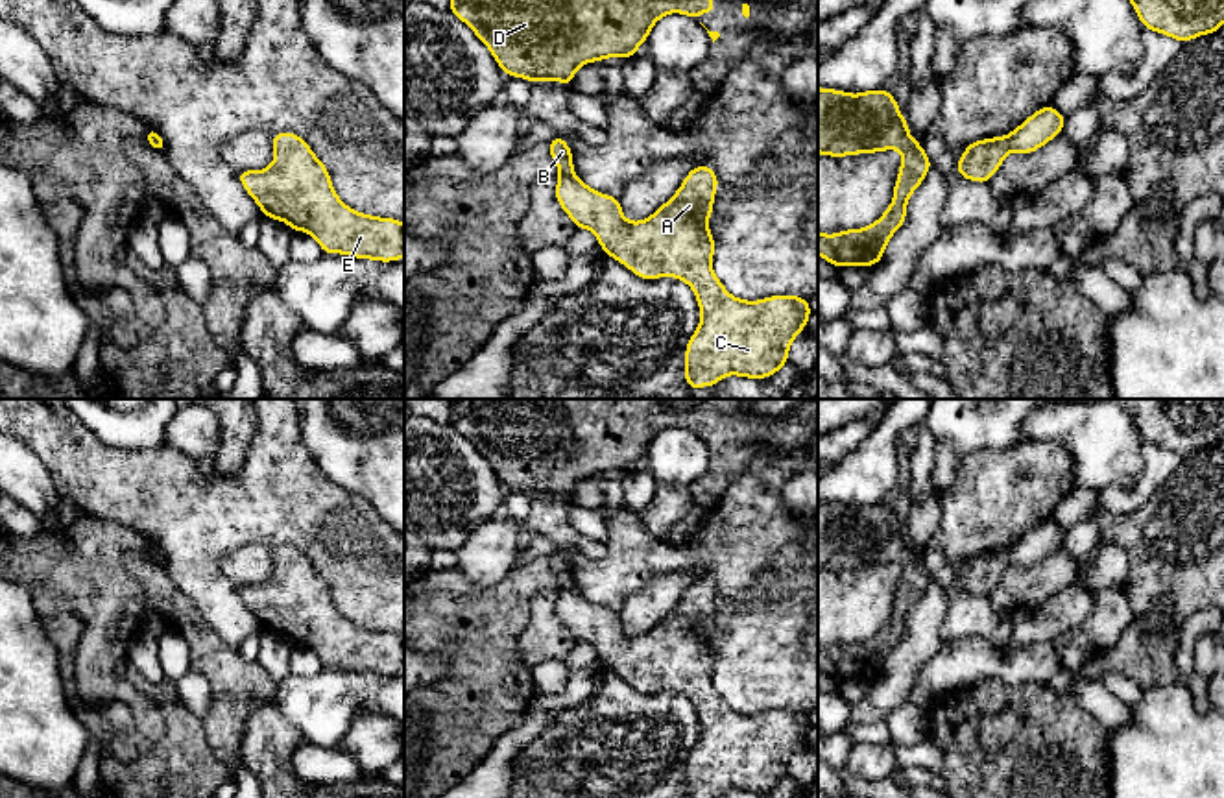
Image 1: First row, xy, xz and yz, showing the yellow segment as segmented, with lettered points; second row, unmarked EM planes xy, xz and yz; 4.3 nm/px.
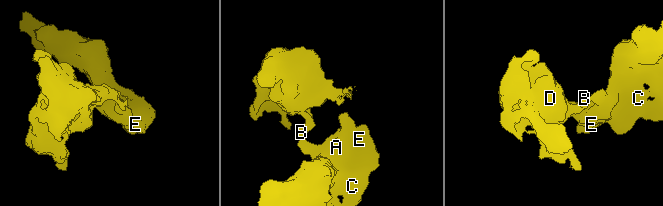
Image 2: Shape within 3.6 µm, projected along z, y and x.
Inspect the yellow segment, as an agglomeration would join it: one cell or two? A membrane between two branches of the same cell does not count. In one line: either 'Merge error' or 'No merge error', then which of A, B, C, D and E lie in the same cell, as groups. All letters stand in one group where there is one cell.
Merge error. Groups: A C E / B D

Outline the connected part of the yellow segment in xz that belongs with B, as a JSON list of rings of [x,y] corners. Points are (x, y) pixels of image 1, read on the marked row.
[[[554,137],[548,144],[550,155],[558,164],[559,175],[574,175],[572,153],[569,144],[561,137]]]

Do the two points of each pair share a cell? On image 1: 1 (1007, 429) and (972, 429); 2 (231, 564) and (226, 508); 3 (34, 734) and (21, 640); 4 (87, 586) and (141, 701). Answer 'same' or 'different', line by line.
1: same
2: different
3: same
4: same

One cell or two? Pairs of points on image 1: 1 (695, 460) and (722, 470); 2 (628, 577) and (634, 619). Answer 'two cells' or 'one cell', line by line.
1: two cells
2: two cells

